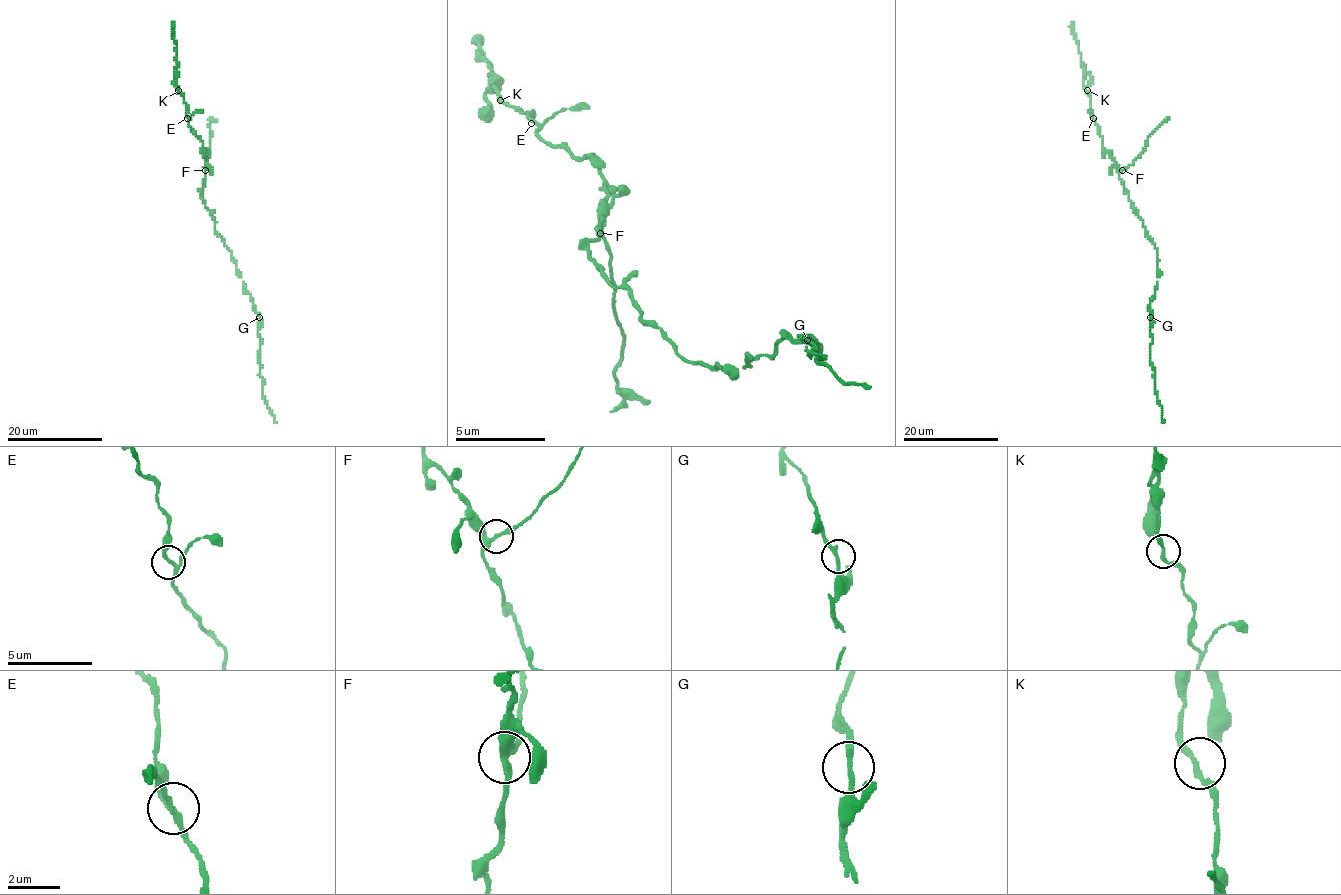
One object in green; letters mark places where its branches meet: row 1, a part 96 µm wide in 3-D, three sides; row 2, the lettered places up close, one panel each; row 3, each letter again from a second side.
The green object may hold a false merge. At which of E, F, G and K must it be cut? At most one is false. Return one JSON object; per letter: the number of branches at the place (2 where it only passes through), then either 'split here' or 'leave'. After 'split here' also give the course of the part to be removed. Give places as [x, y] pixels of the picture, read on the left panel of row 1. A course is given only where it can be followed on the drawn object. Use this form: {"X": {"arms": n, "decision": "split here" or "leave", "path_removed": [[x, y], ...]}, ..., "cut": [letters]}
{"E": {"arms": 3, "decision": "leave"}, "F": {"arms": 3, "decision": "split here", "path_removed": [[204, 170], [208, 162], [209, 124], [218, 119]]}, "G": {"arms": 2, "decision": "leave"}, "K": {"arms": 3, "decision": "leave"}, "cut": ["F"]}

